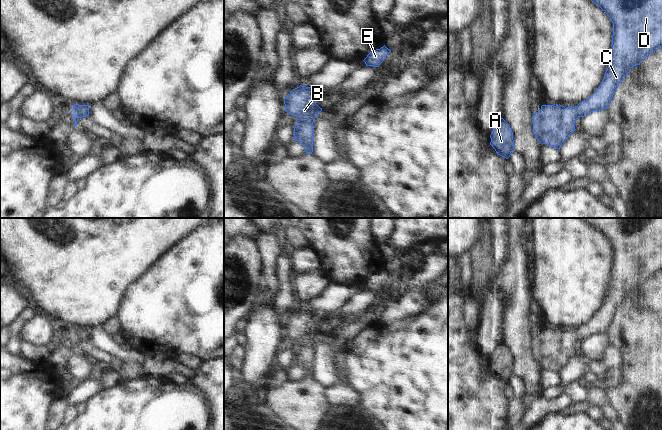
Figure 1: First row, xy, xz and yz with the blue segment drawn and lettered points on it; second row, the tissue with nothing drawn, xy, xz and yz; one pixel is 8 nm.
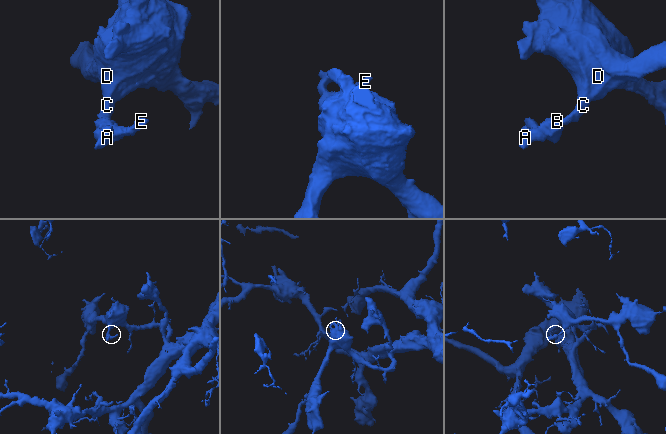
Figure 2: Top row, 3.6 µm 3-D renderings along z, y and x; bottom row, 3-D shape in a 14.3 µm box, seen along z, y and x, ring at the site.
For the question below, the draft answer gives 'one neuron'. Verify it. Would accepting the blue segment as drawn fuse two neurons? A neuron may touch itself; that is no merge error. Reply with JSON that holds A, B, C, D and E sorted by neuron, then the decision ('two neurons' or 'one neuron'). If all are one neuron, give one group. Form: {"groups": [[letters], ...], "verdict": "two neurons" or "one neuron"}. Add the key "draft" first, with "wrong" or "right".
{"draft": "right", "groups": [["A", "B", "C", "D", "E"]], "verdict": "one neuron"}

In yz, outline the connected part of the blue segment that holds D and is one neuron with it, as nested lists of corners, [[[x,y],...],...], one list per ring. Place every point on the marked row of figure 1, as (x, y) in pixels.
[[[591,0],[599,6],[613,23],[613,36],[609,65],[605,76],[597,90],[576,107],[565,108],[562,105],[542,105],[533,115],[533,132],[536,139],[543,145],[560,149],[575,129],[578,117],[607,109],[614,92],[631,68],[640,63],[662,46],[662,0]]]

